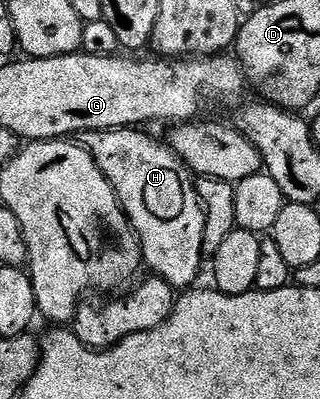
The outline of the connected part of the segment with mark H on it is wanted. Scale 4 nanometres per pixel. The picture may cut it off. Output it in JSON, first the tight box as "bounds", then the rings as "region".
{"bounds":[78,128,206,288],"region":[[[140,128],[123,130],[86,130],[79,135],[78,141],[94,156],[98,168],[102,168],[102,176],[110,180],[133,230],[140,238],[140,247],[144,253],[144,264],[153,275],[166,280],[173,288],[188,288],[200,274],[200,265],[205,265],[204,233],[206,232],[206,216],[204,206],[196,191],[196,178],[180,157],[172,151],[171,145],[151,138]]]}

